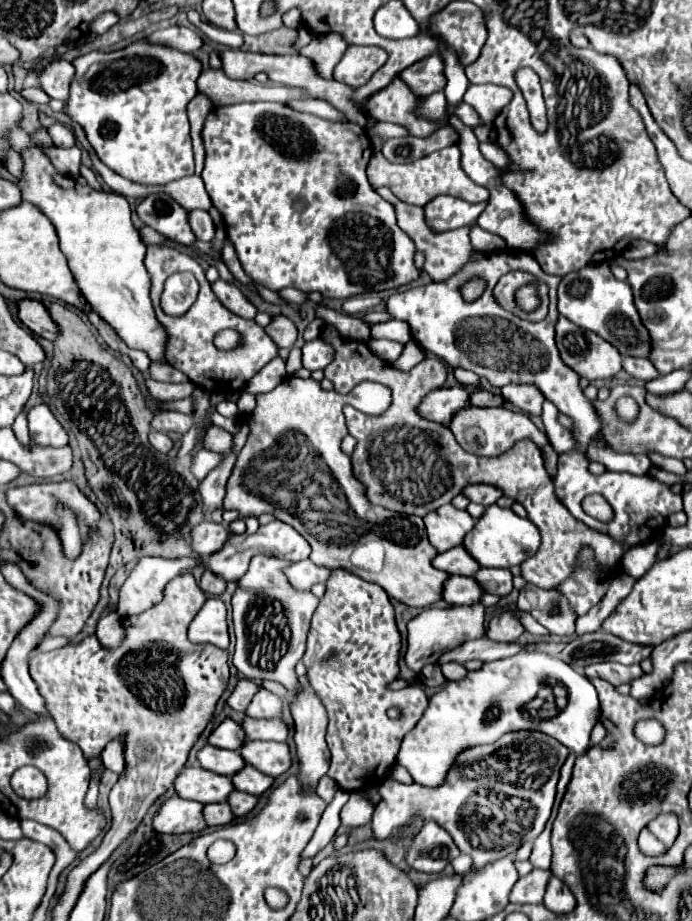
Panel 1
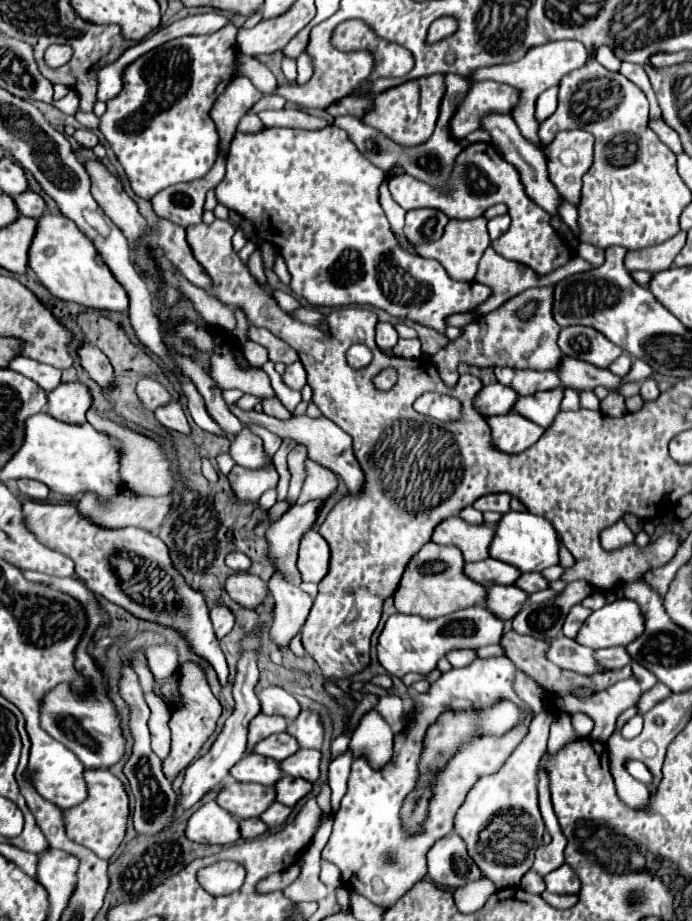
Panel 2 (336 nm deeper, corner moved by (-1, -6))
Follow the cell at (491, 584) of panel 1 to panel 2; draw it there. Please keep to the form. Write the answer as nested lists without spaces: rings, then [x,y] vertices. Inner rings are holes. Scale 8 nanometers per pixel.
[[[523,573],[515,585],[519,589],[523,589],[525,593],[535,593],[535,591],[541,591],[541,589],[547,589],[547,581],[543,579],[541,573]]]

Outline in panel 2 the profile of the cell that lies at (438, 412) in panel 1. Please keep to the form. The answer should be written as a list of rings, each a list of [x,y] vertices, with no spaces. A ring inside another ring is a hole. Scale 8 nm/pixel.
[[[493,383],[483,387],[475,399],[473,399],[473,407],[477,413],[481,413],[483,417],[491,417],[491,415],[503,415],[509,413],[515,405],[517,393],[513,393],[513,389],[501,385],[501,383]]]

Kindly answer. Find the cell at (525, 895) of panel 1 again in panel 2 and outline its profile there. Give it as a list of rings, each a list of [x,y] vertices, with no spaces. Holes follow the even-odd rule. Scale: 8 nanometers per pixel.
[[[561,865],[559,869],[551,871],[543,877],[549,893],[579,893],[579,877],[569,865]]]

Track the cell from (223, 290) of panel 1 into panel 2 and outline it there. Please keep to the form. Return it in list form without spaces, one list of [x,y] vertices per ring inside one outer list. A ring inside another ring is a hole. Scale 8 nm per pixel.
[[[161,221],[161,231],[157,235],[157,245],[163,251],[165,259],[169,259],[183,277],[187,277],[199,289],[211,289],[213,281],[205,273],[205,269],[193,257],[189,243],[185,239],[185,229],[173,225],[169,221]]]

